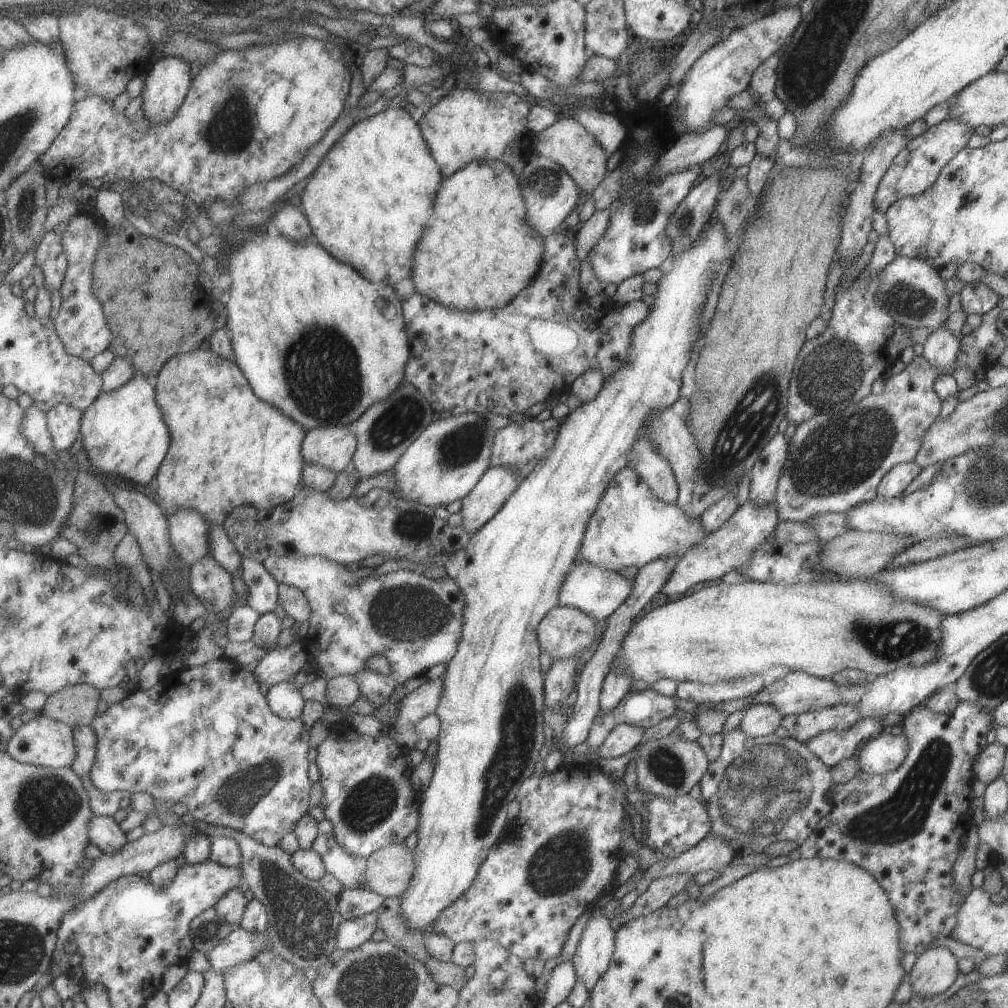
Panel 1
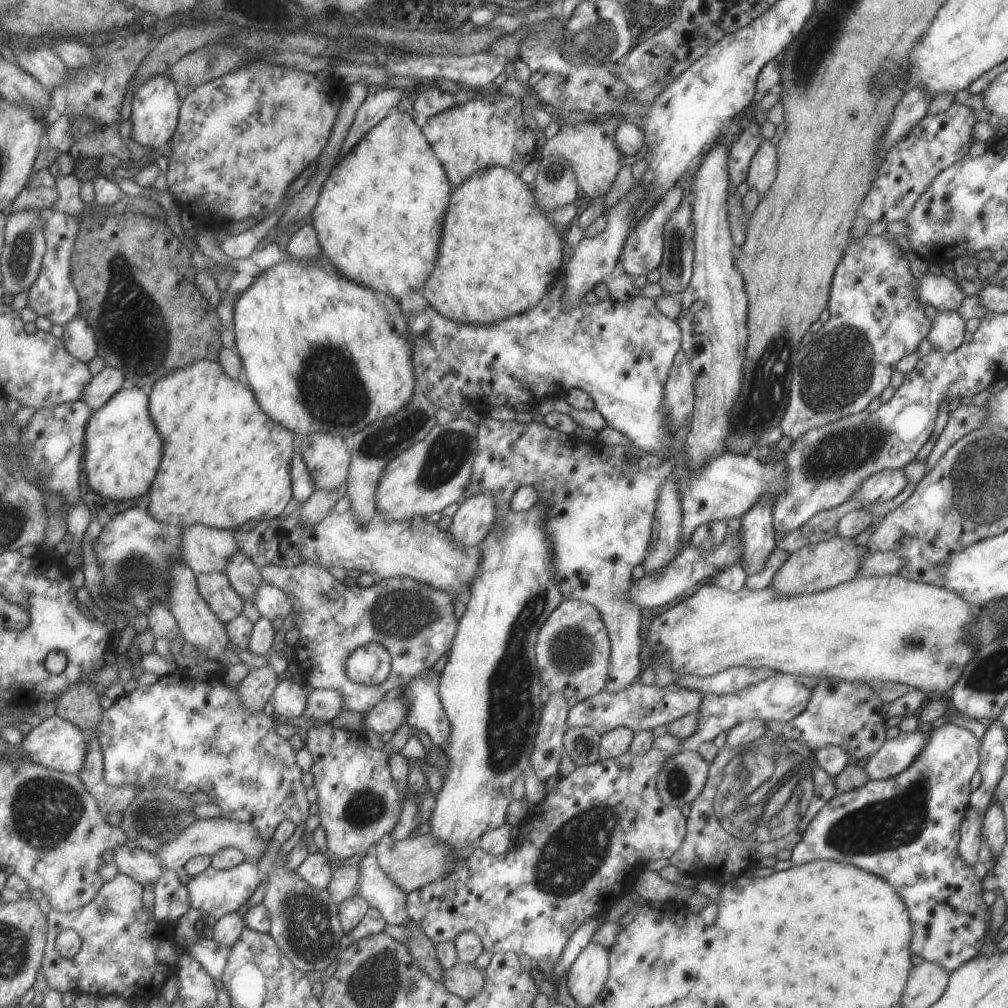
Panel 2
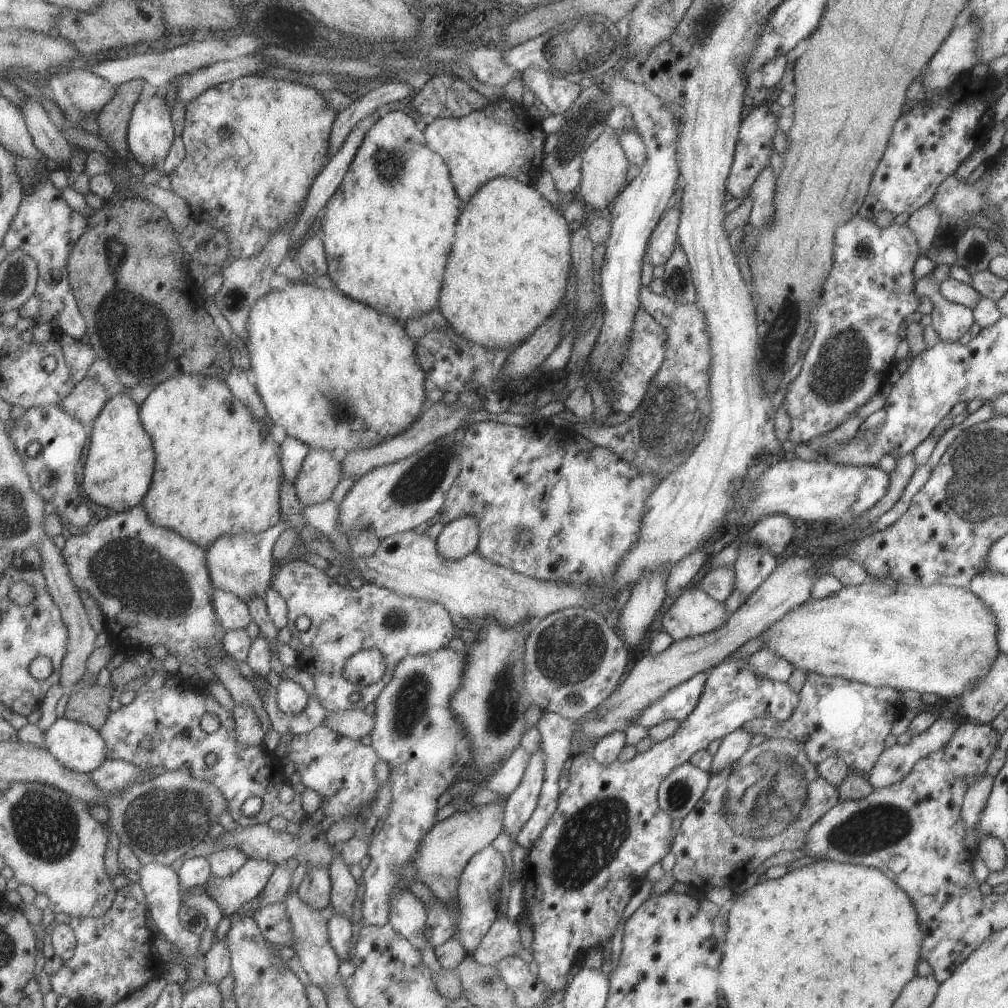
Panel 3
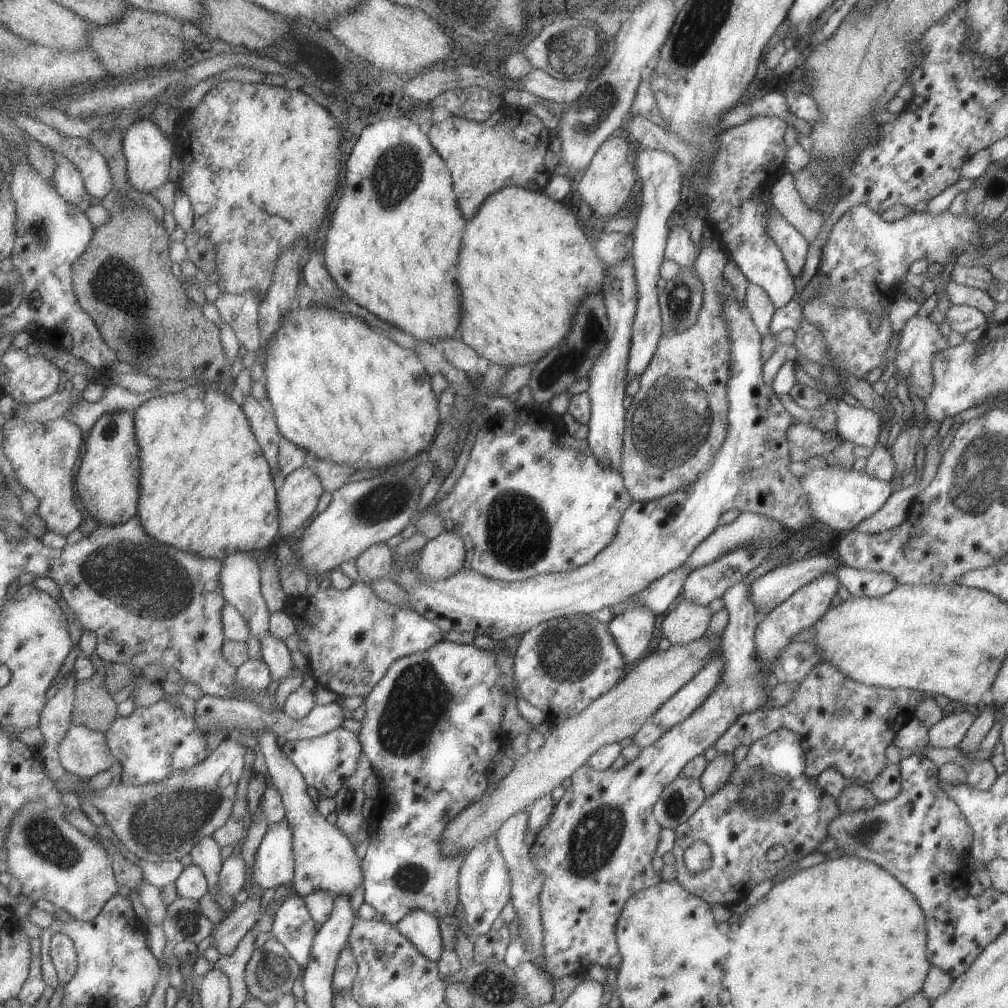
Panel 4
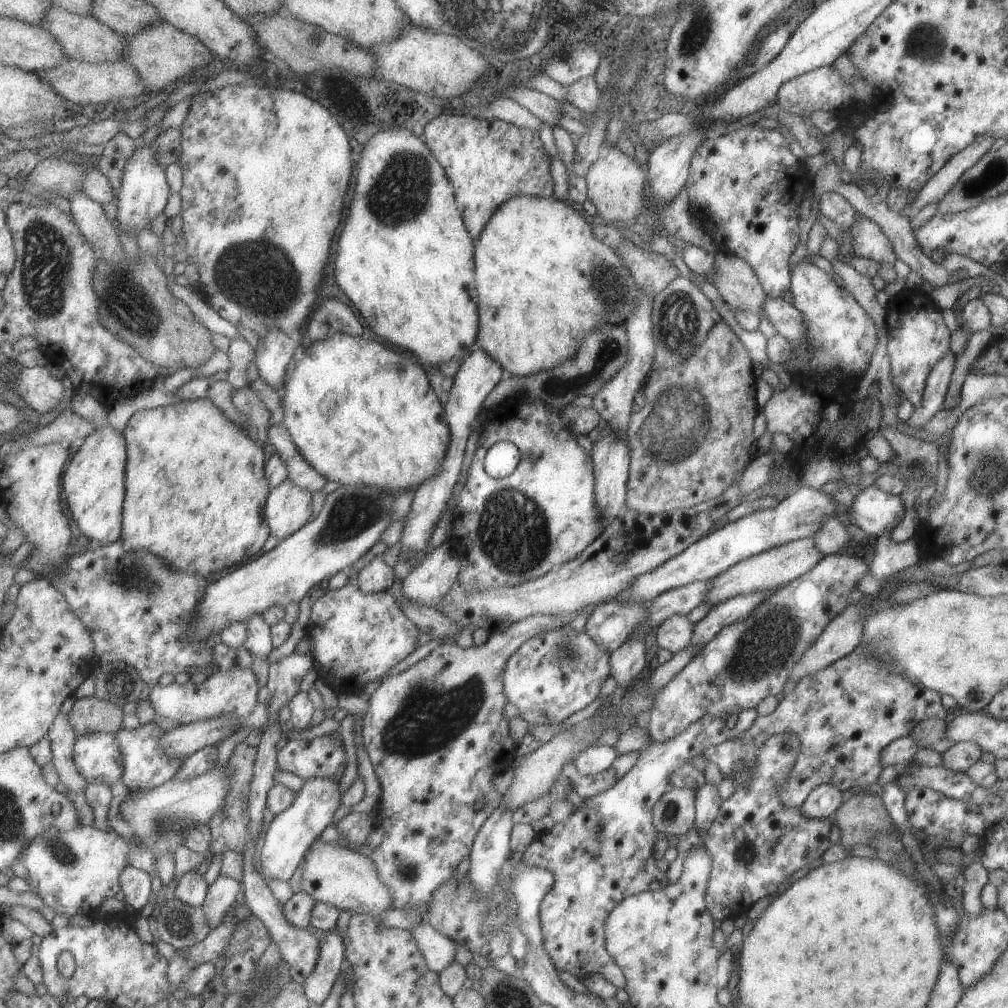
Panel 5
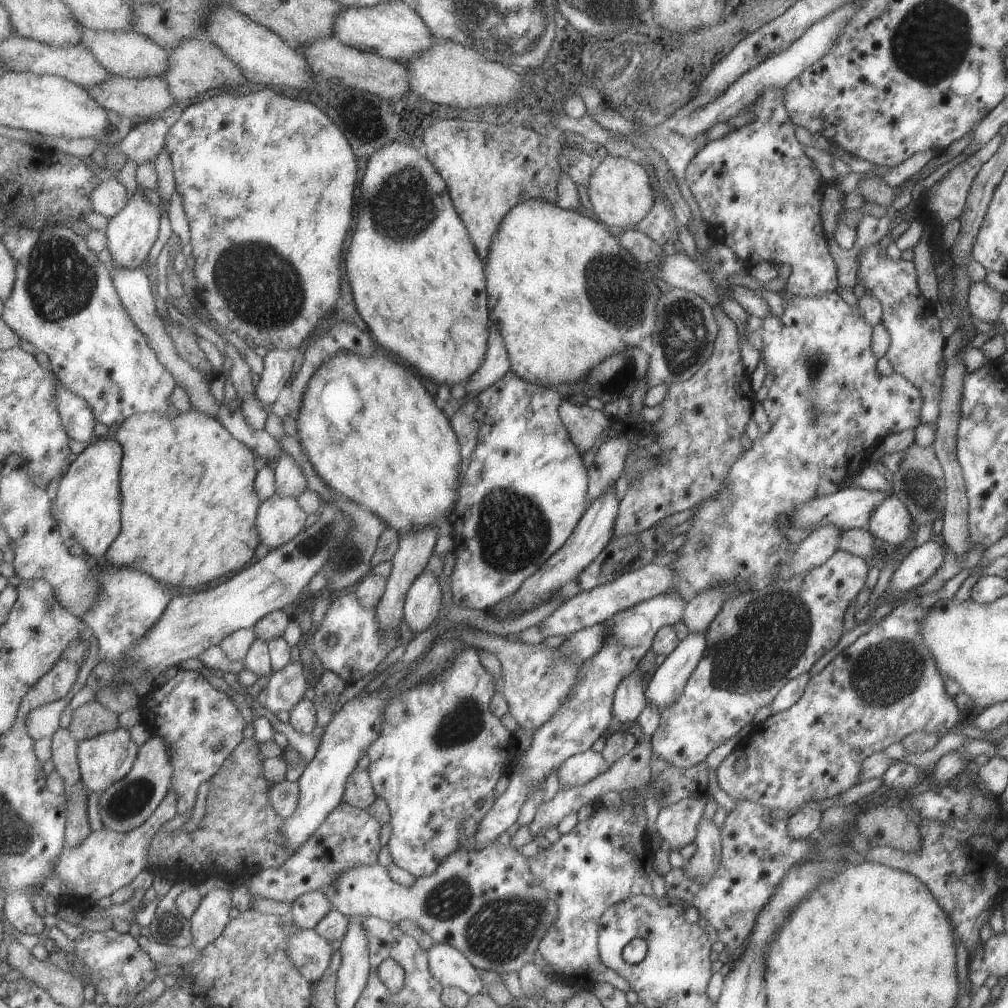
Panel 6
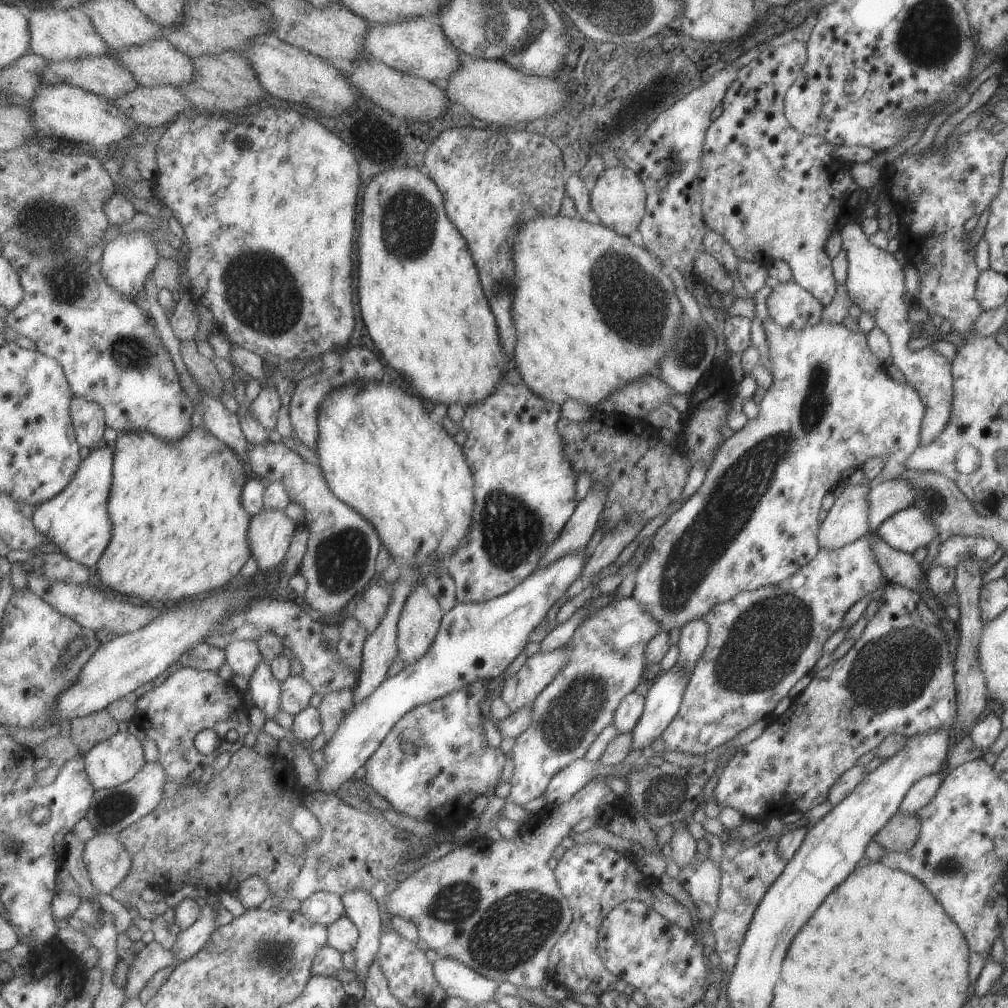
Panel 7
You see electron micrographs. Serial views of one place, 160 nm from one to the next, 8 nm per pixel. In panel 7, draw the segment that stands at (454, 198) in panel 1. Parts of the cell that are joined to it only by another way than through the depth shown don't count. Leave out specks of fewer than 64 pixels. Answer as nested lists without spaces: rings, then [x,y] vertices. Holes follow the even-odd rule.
[[[558,214],[552,217],[545,215],[535,217],[523,223],[517,231],[512,246],[512,261],[515,278],[511,278],[513,292],[510,292],[512,296],[510,315],[516,327],[513,366],[517,368],[522,382],[530,391],[533,391],[533,394],[559,404],[567,398],[571,398],[571,400],[583,402],[593,408],[601,400],[607,399],[613,391],[619,390],[629,383],[635,383],[645,375],[657,375],[660,361],[678,346],[677,332],[679,332],[679,324],[681,324],[684,312],[675,295],[675,286],[667,277],[667,269],[645,247],[631,243],[627,237],[615,234],[610,228],[599,223],[594,225],[585,222],[581,218],[572,219]]]

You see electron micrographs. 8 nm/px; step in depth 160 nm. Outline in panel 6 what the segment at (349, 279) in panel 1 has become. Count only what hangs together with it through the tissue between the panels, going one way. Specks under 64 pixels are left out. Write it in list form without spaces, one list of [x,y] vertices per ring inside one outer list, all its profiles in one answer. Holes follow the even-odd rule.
[[[340,353],[335,358],[329,359],[313,375],[301,407],[301,414],[297,420],[299,442],[302,450],[309,458],[313,469],[319,474],[333,490],[359,503],[380,516],[388,524],[388,529],[408,533],[410,530],[421,529],[429,525],[440,524],[443,520],[452,521],[456,512],[456,504],[460,500],[460,488],[462,485],[462,446],[456,430],[452,427],[451,419],[445,418],[445,414],[435,404],[435,397],[427,390],[427,386],[421,380],[421,374],[411,372],[408,366],[401,366],[393,362],[391,358],[379,354],[379,356],[366,357],[363,355]]]

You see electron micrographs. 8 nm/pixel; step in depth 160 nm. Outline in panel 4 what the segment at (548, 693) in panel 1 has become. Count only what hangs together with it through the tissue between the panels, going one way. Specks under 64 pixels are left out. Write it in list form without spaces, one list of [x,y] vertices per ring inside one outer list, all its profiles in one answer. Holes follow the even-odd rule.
[[[528,808],[509,817],[495,833],[500,853],[505,861],[510,876],[510,899],[514,908],[514,916],[517,918],[518,934],[527,961],[545,972],[544,967],[544,931],[540,919],[539,893],[542,889],[544,876],[537,870],[535,863],[530,857],[530,846],[524,841],[524,830],[528,819]]]

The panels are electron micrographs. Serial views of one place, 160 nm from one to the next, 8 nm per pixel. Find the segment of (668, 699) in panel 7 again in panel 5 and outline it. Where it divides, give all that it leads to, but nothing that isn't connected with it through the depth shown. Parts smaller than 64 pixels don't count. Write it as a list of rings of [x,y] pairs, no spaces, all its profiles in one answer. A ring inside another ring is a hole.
[[[770,592],[737,595],[724,603],[712,606],[707,614],[694,625],[689,645],[701,650],[702,646],[707,644],[721,627],[744,619]]]

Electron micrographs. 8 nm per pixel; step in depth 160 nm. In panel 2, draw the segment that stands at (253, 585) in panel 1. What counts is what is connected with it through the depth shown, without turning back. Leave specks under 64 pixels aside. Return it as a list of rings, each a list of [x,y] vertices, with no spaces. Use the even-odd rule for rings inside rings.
[[[263,580],[263,584],[259,586],[261,588],[257,590],[254,604],[262,617],[277,620],[277,618],[285,618],[291,614],[293,598],[285,594],[281,588],[269,584],[267,580]]]

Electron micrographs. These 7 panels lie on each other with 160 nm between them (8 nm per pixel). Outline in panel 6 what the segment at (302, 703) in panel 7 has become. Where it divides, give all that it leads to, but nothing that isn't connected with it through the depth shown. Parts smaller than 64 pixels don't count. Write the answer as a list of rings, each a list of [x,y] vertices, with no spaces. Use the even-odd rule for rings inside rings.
[[[300,660],[274,672],[265,687],[268,710],[273,714],[280,710],[292,711],[305,698],[305,692],[310,688],[306,676],[307,669]]]

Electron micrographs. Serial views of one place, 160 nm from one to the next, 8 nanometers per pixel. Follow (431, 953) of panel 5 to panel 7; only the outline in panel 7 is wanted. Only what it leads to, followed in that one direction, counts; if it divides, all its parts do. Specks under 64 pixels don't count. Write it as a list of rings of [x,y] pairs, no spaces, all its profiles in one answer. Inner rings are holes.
[[[440,956],[434,970],[449,997],[459,997],[479,1006],[498,996],[498,983],[454,958]]]

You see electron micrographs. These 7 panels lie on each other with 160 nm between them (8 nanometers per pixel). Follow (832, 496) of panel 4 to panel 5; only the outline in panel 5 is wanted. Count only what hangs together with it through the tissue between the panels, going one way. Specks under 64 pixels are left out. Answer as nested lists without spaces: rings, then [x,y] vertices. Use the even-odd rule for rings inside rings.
[[[873,484],[865,488],[860,494],[854,494],[849,509],[843,509],[845,520],[857,525],[875,540],[881,533],[891,531],[899,525],[903,518],[904,507],[898,495],[884,493]]]

